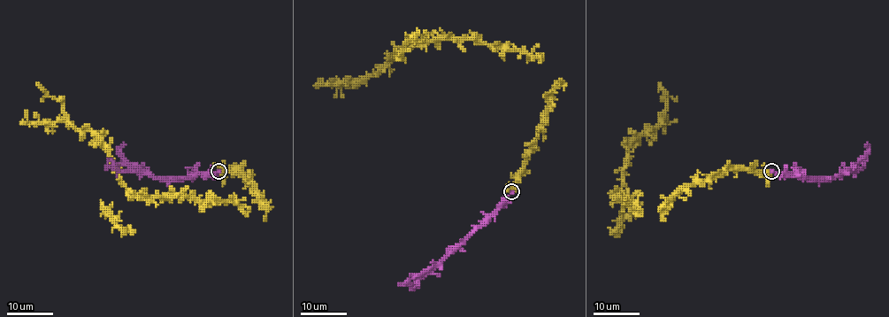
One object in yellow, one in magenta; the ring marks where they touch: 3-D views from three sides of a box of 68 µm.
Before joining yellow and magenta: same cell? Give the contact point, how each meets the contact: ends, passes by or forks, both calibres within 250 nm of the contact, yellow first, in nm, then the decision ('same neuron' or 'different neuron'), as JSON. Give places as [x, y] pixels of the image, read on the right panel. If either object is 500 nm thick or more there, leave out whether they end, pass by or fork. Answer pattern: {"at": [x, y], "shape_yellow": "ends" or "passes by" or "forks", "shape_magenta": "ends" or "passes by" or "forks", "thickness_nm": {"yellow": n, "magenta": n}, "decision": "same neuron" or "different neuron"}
{"at": [771, 171], "shape_yellow": "forks", "shape_magenta": "ends", "thickness_nm": {"yellow": 400, "magenta": 480}, "decision": "same neuron"}

